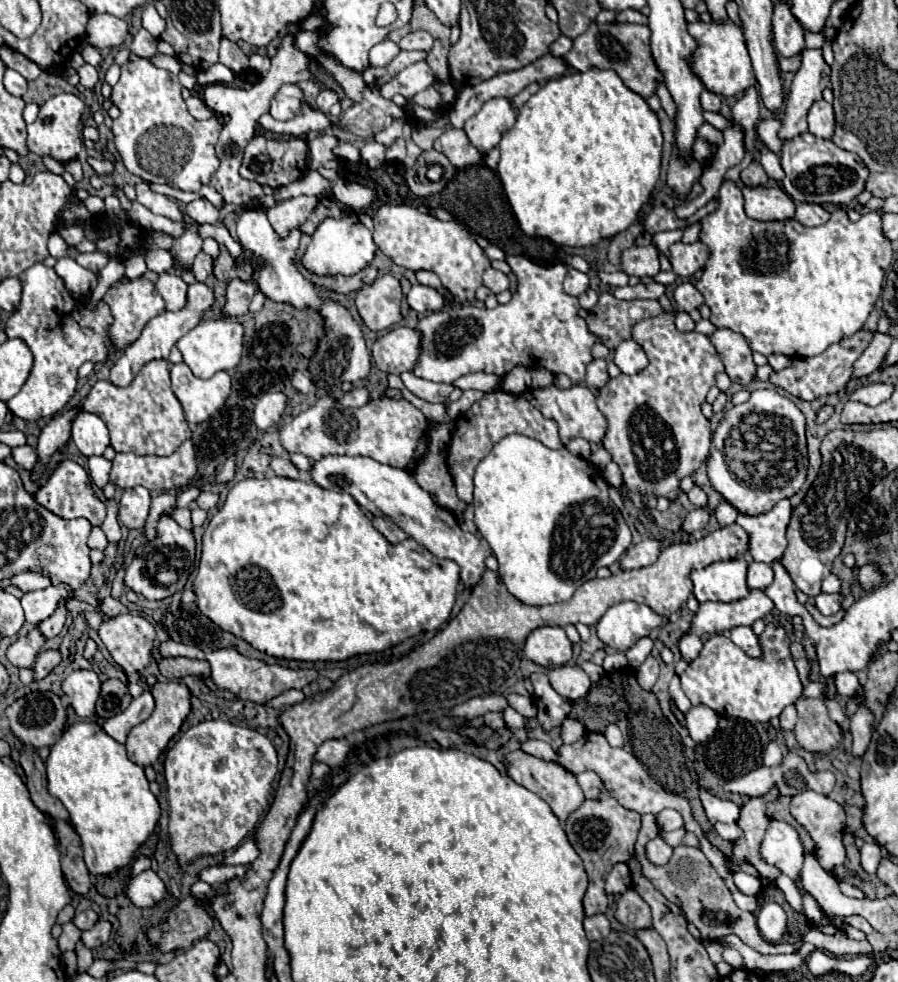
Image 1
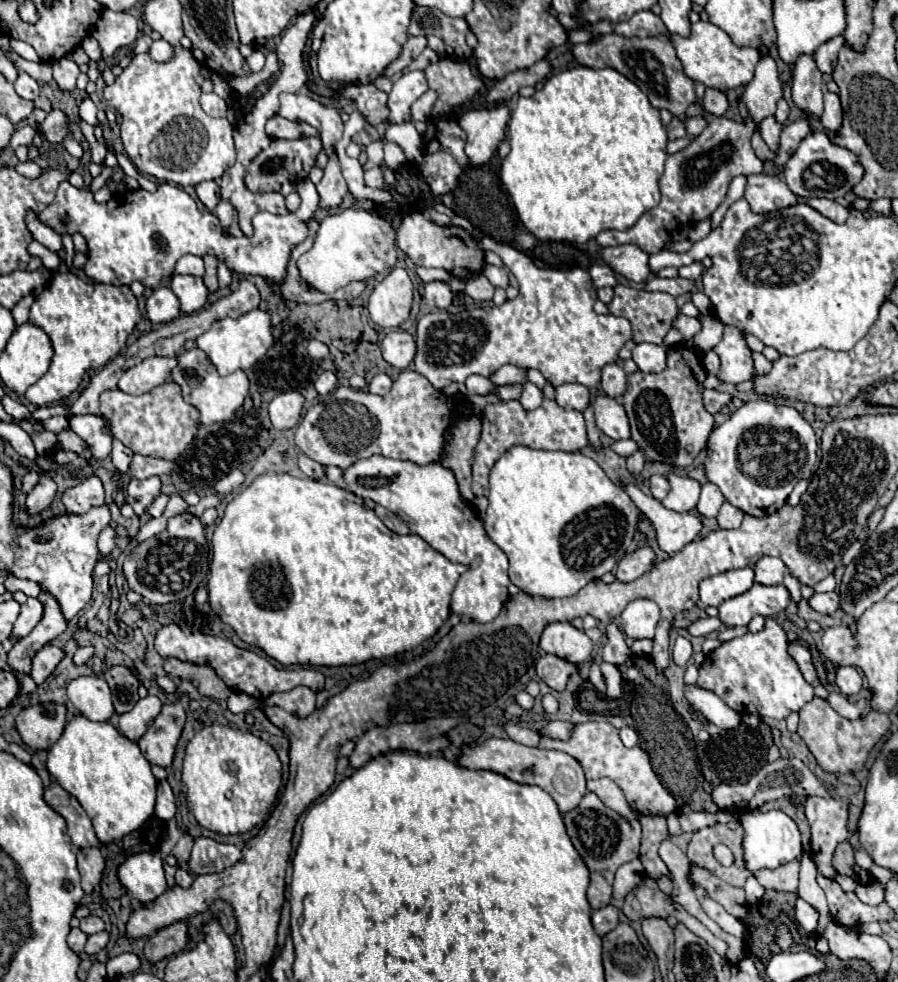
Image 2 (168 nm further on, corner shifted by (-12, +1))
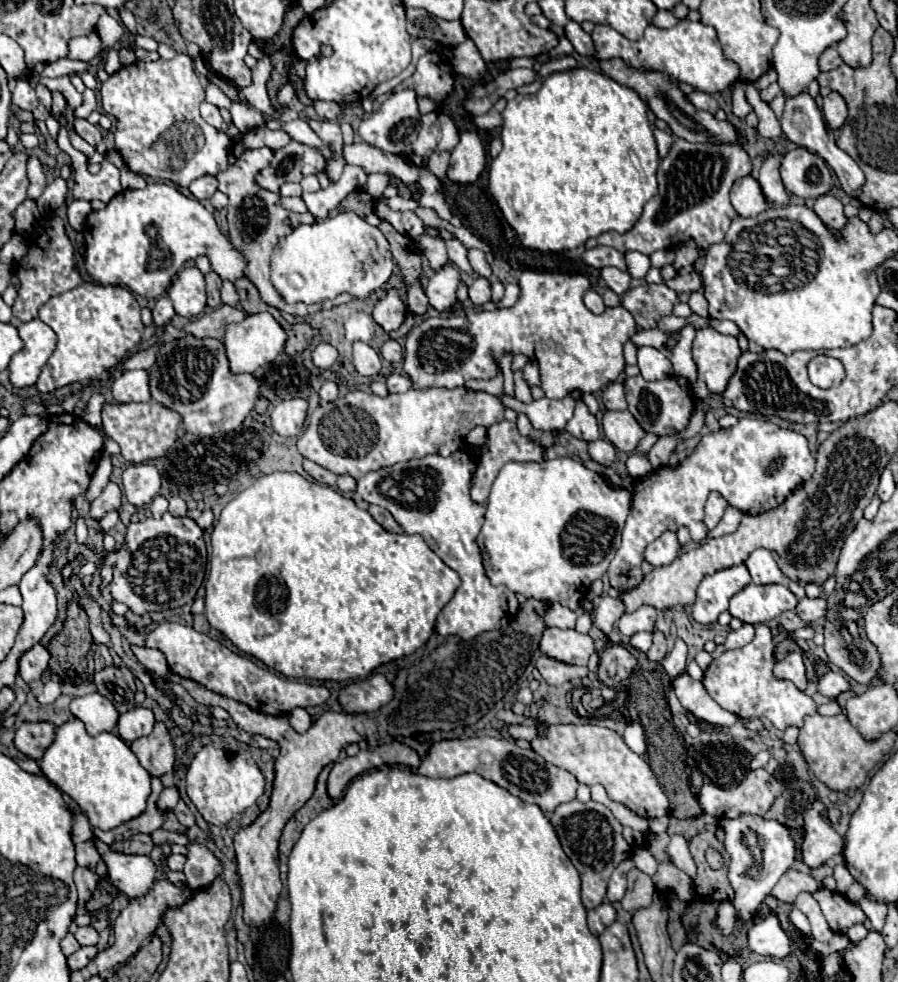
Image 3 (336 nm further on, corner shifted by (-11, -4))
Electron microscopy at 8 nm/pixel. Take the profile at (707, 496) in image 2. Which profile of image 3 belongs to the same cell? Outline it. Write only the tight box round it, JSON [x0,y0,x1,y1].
[704,492,728,530]

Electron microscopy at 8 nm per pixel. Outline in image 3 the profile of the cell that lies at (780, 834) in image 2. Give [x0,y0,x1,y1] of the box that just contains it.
[720,814,794,920]

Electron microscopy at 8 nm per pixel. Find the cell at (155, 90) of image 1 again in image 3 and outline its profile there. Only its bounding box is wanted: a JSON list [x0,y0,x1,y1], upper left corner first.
[100,54,234,186]

